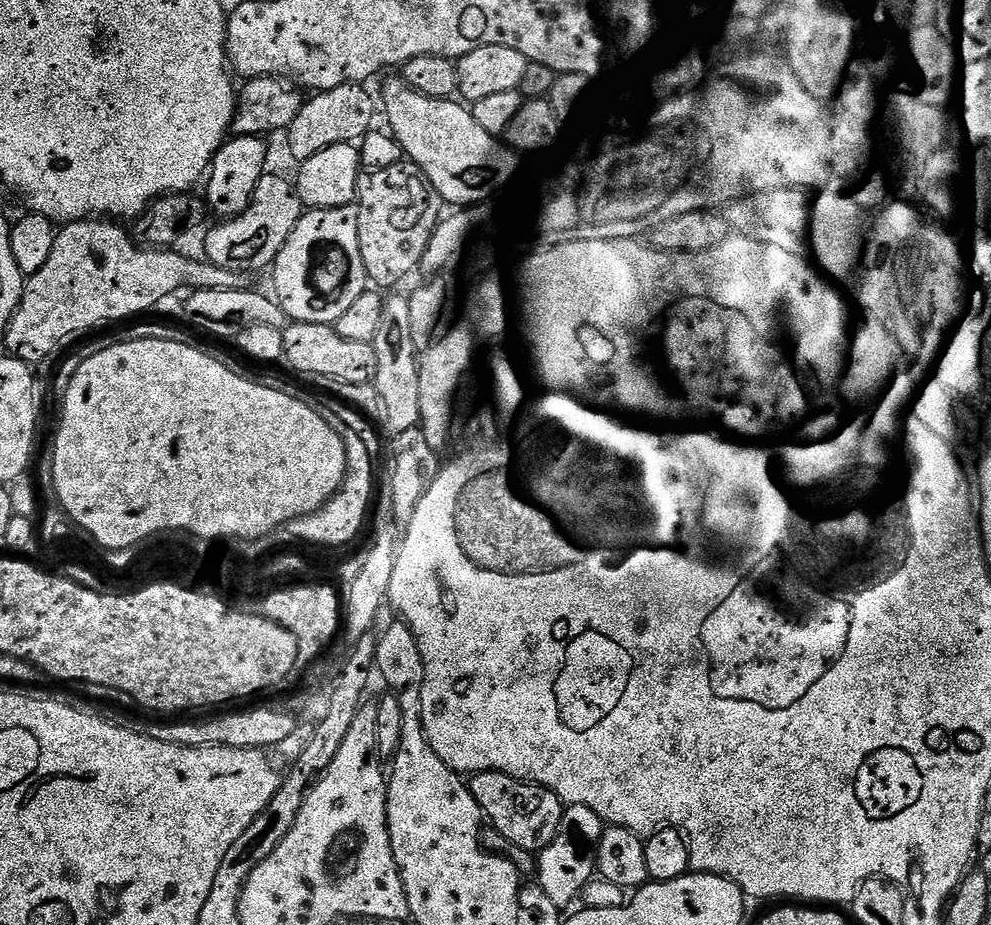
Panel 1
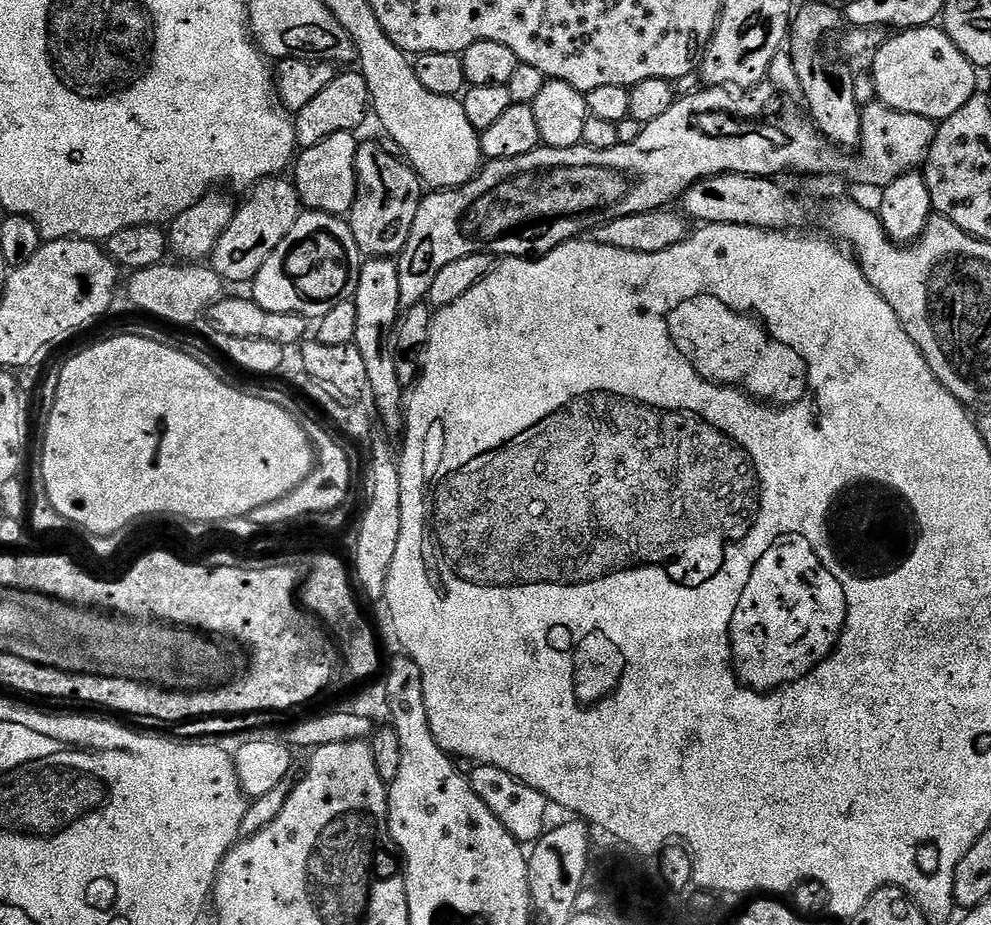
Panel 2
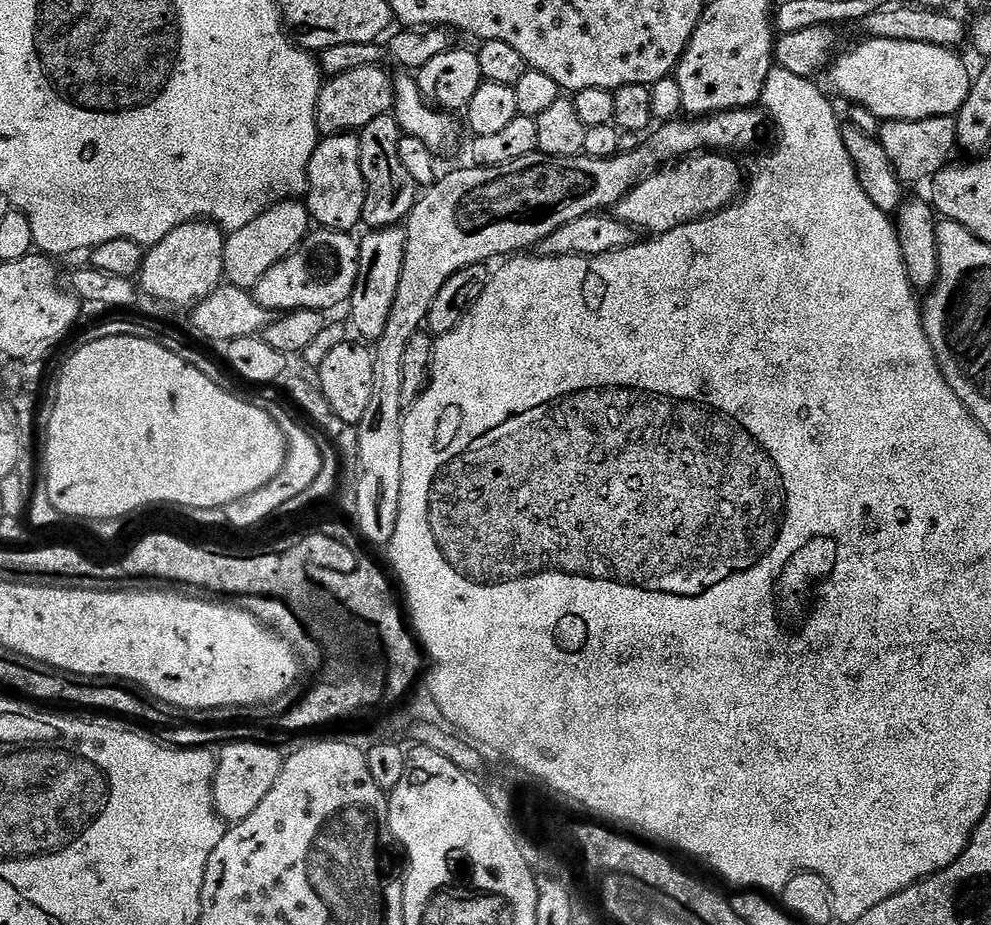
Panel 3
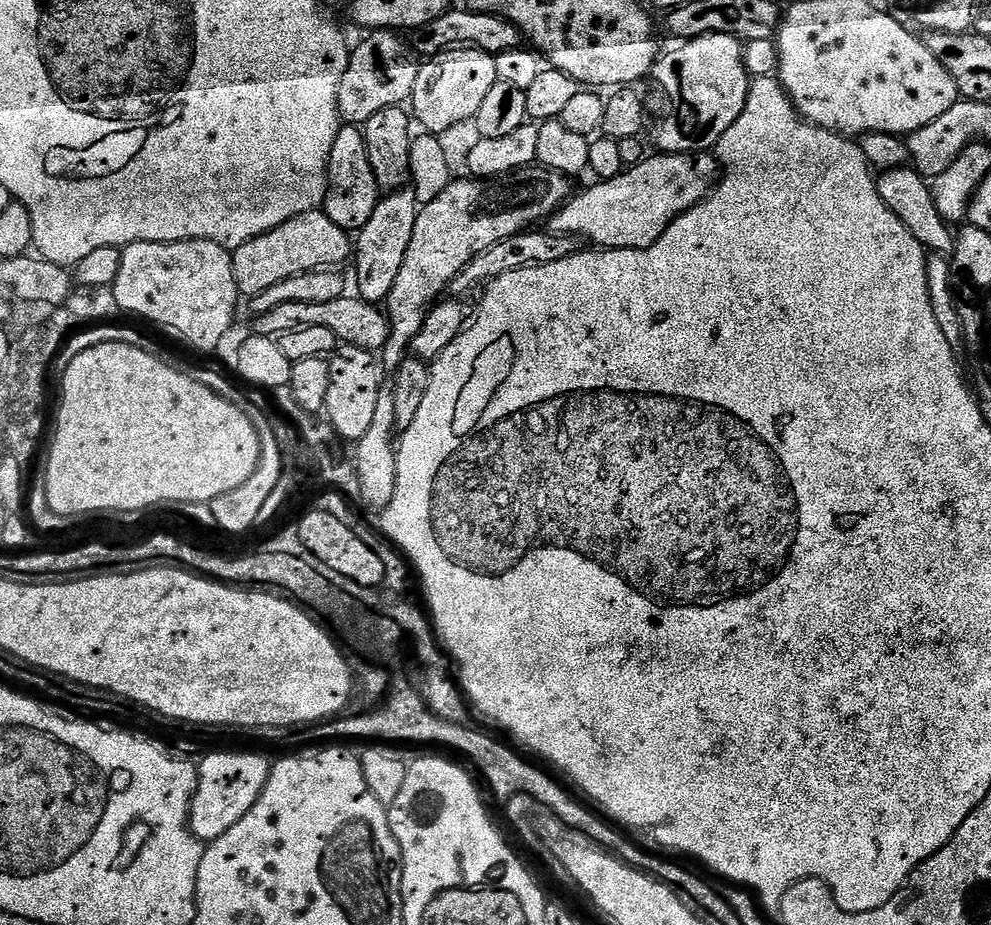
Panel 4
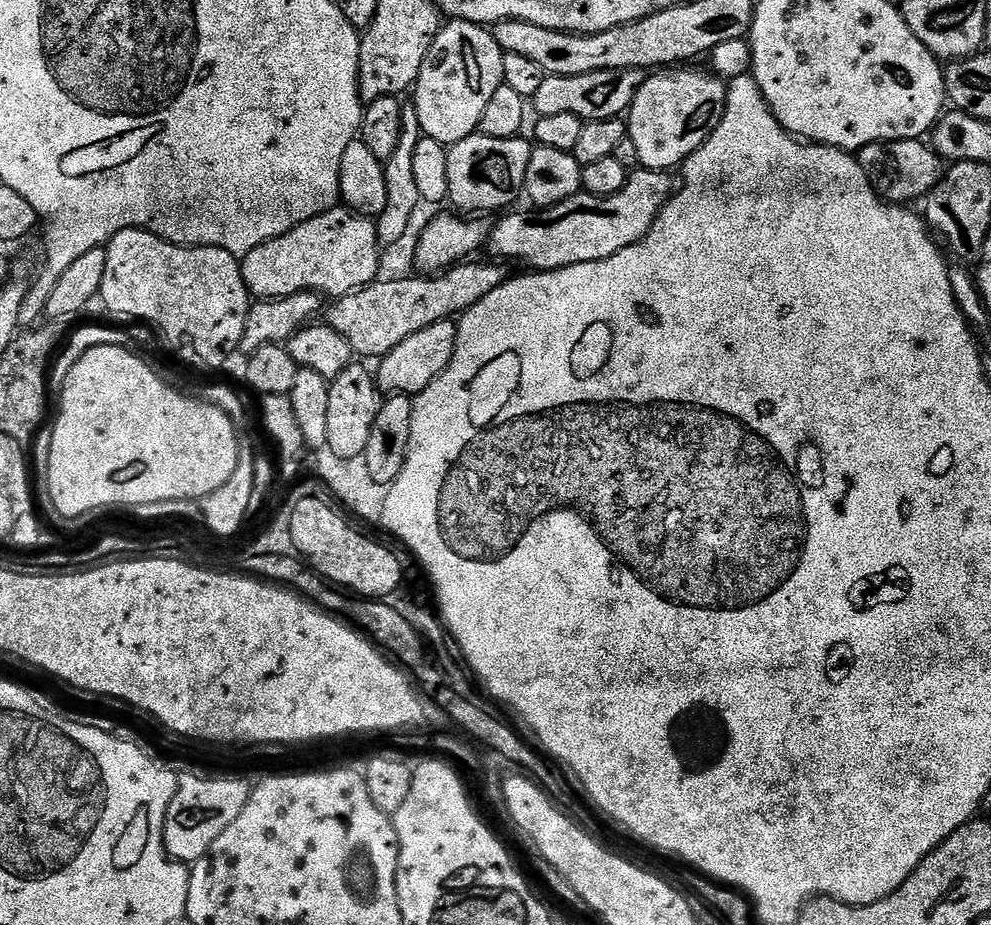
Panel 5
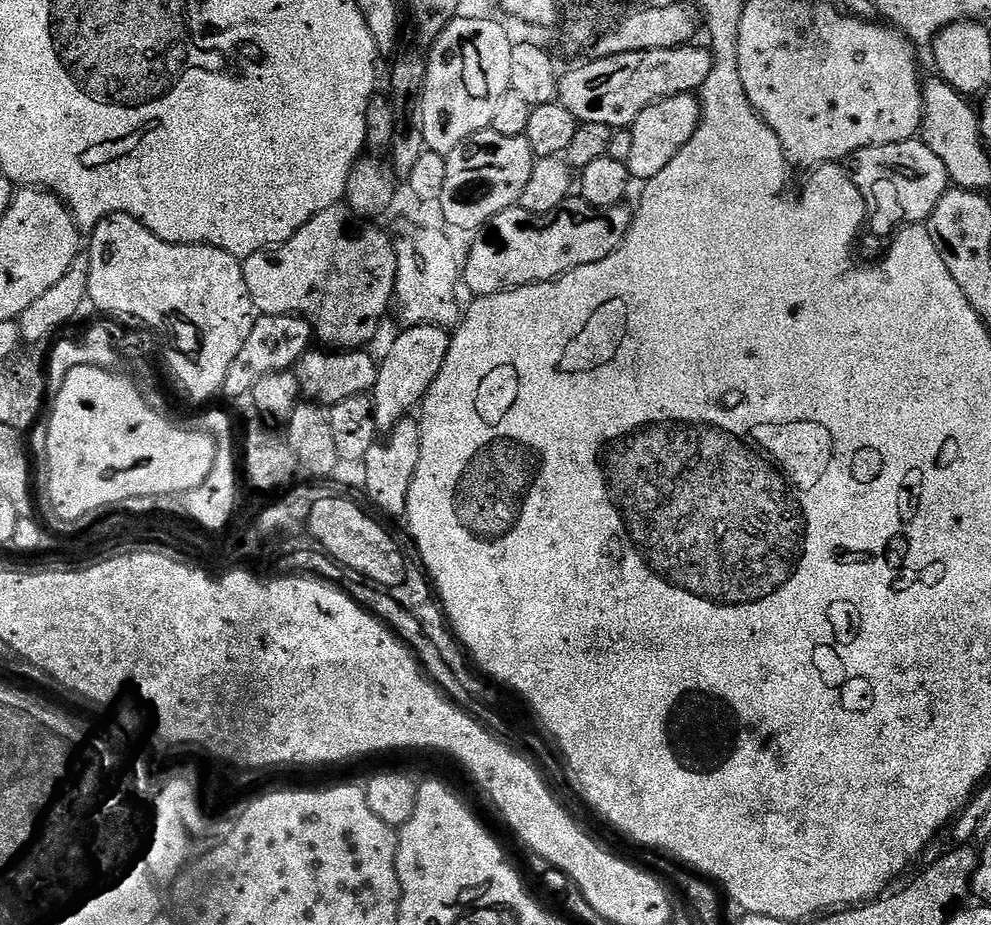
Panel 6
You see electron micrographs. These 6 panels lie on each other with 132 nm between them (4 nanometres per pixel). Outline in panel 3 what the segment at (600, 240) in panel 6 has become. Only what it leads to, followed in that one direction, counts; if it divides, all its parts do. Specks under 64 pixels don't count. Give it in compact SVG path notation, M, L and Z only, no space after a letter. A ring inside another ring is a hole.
M709 150L703 154L693 154L681 159L679 163L672 162L667 166L661 166L652 175L640 180L616 203L614 214L634 229L645 228L648 234L663 234L683 224L692 224L696 220L705 220L708 216L714 216L724 208L735 204L746 188L745 173L743 176L739 166L732 160L735 159L731 155Z

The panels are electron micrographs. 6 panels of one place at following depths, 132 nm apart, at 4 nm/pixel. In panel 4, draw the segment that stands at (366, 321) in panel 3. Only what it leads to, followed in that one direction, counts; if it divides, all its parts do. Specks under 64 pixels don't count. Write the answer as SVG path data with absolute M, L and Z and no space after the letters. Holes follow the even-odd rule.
M405 186L399 192L391 192L381 199L380 204L370 214L370 222L360 229L354 244L354 261L356 260L355 295L367 304L383 305L387 301L390 290L394 290L394 281L398 278L398 270L402 270L402 262L406 258L406 250L410 247L410 237L414 235L414 222L418 205L411 187Z

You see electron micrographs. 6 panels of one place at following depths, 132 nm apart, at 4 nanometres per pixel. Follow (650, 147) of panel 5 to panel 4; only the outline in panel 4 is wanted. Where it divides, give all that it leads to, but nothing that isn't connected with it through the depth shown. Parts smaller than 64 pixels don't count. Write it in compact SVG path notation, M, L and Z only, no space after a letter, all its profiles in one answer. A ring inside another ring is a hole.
M706 34L695 36L692 40L683 41L673 52L665 51L657 60L654 69L654 80L660 83L662 91L668 95L668 104L672 109L668 117L660 124L656 132L656 144L661 153L670 152L708 152L715 149L717 142L738 122L746 110L750 77L744 65L744 44L730 34Z

